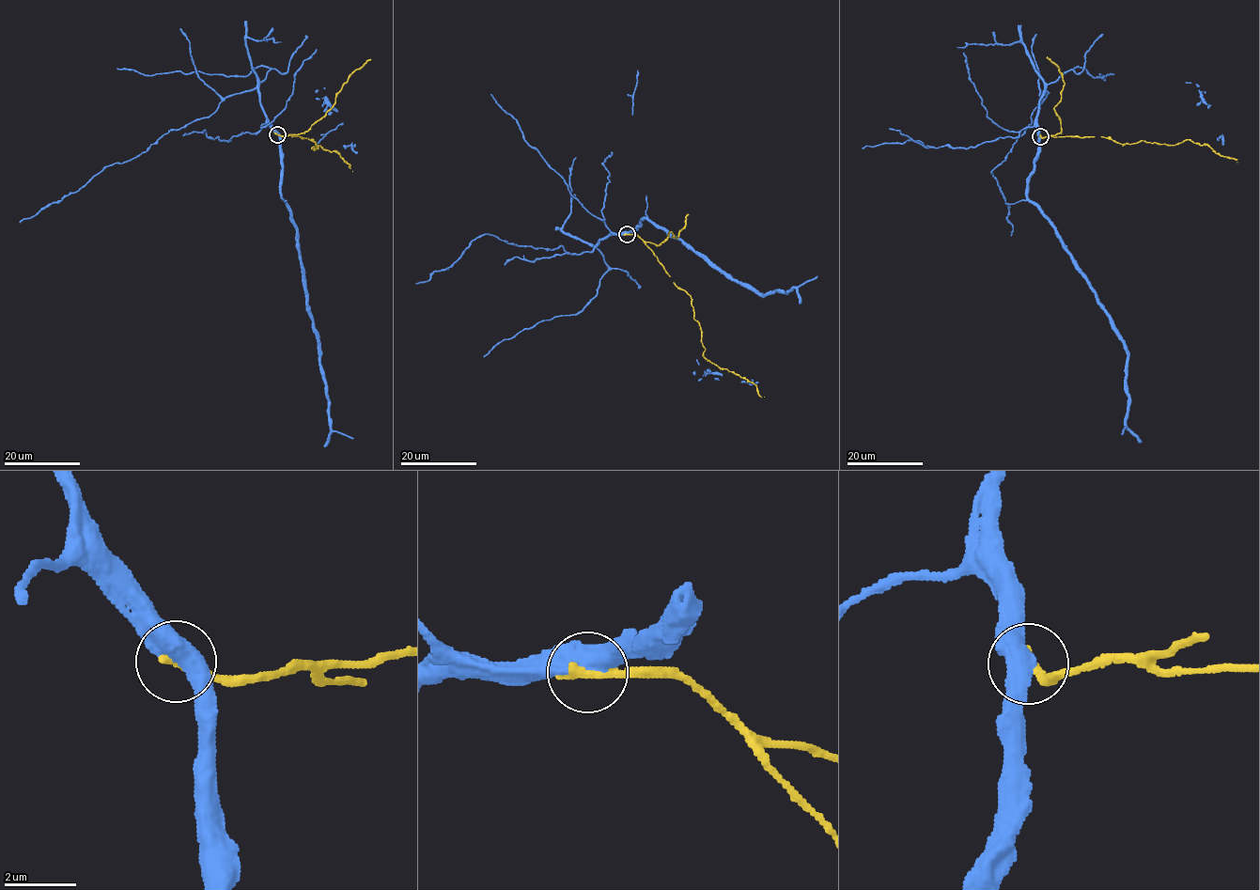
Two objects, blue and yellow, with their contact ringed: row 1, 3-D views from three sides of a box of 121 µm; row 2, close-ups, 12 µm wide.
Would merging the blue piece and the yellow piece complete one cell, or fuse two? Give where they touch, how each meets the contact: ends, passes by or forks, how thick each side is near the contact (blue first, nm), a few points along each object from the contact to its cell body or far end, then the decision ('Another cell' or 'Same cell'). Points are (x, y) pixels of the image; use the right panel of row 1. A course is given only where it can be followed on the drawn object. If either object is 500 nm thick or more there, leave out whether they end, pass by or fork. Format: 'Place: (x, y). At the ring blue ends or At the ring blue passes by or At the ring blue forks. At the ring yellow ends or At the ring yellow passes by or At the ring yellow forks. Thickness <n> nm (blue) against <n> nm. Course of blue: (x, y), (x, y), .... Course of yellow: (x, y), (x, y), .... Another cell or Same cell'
Place: (1040, 136). Thickness 500 nm (blue) against 280 nm. Course of blue: (1040, 136), (1027, 198), (1055, 229), (1075, 269), (1123, 342), (1127, 354), (1128, 417), (1121, 434). Course of yellow: (1040, 136), (1102, 136), (1121, 144), (1142, 140), (1174, 145), (1190, 139), (1237, 163). Same cell

